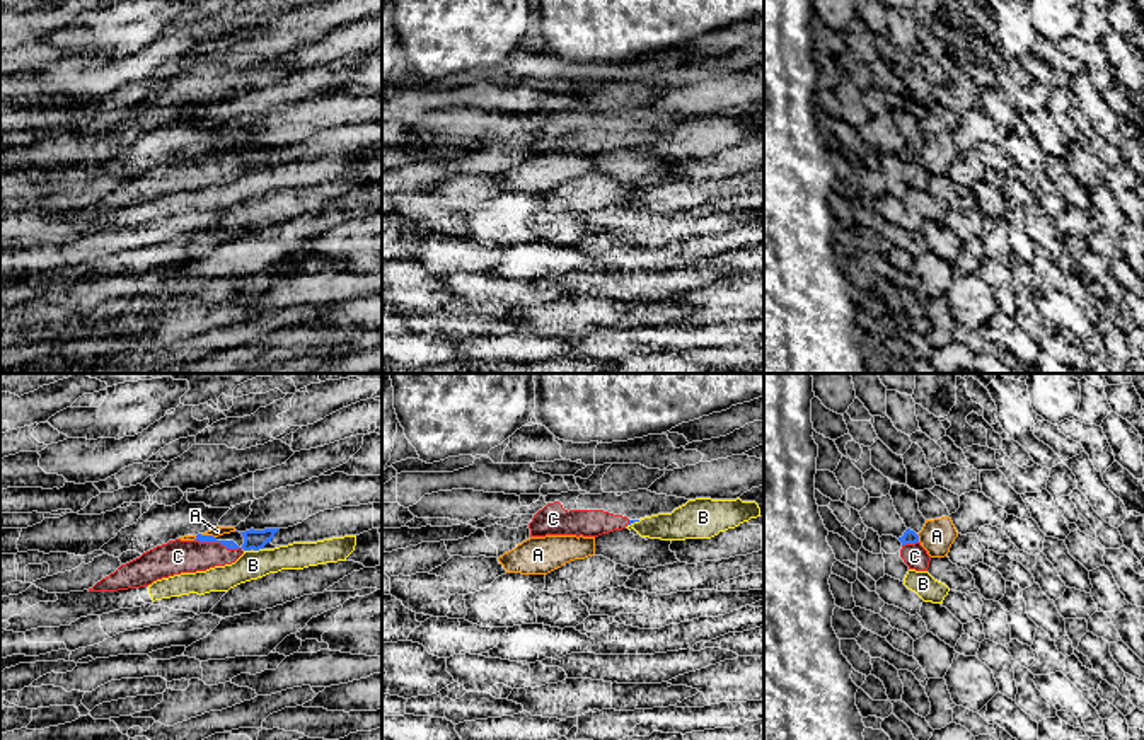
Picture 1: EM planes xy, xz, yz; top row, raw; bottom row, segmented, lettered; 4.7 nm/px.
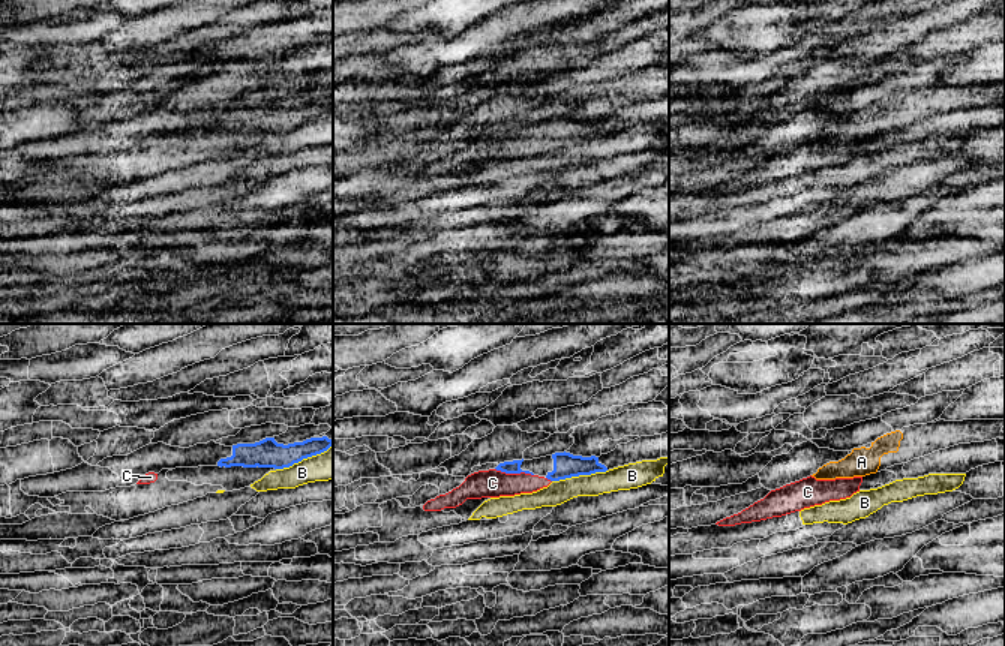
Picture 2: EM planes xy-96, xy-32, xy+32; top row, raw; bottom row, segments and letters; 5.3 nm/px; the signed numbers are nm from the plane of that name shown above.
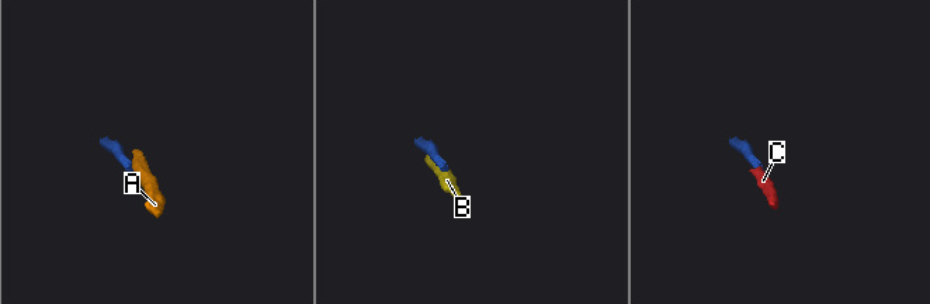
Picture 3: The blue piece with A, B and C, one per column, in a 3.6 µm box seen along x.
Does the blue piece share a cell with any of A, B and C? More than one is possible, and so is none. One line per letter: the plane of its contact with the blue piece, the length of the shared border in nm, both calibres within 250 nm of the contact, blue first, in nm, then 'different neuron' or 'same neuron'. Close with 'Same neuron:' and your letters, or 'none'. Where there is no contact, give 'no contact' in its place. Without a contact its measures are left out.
A: contact in xy; length 80 nm; calibres 50 and 50 nm; different neuron
B: contact in xy; length 50 nm; calibres 100 and 140 nm; different neuron
C: contact in xy; length 220 nm; calibres 50 and 160 nm; same neuron
Same neuron: C

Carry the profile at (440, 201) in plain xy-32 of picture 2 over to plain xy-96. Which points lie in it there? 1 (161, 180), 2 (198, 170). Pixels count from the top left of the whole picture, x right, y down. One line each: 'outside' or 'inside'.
1: inside
2: inside

